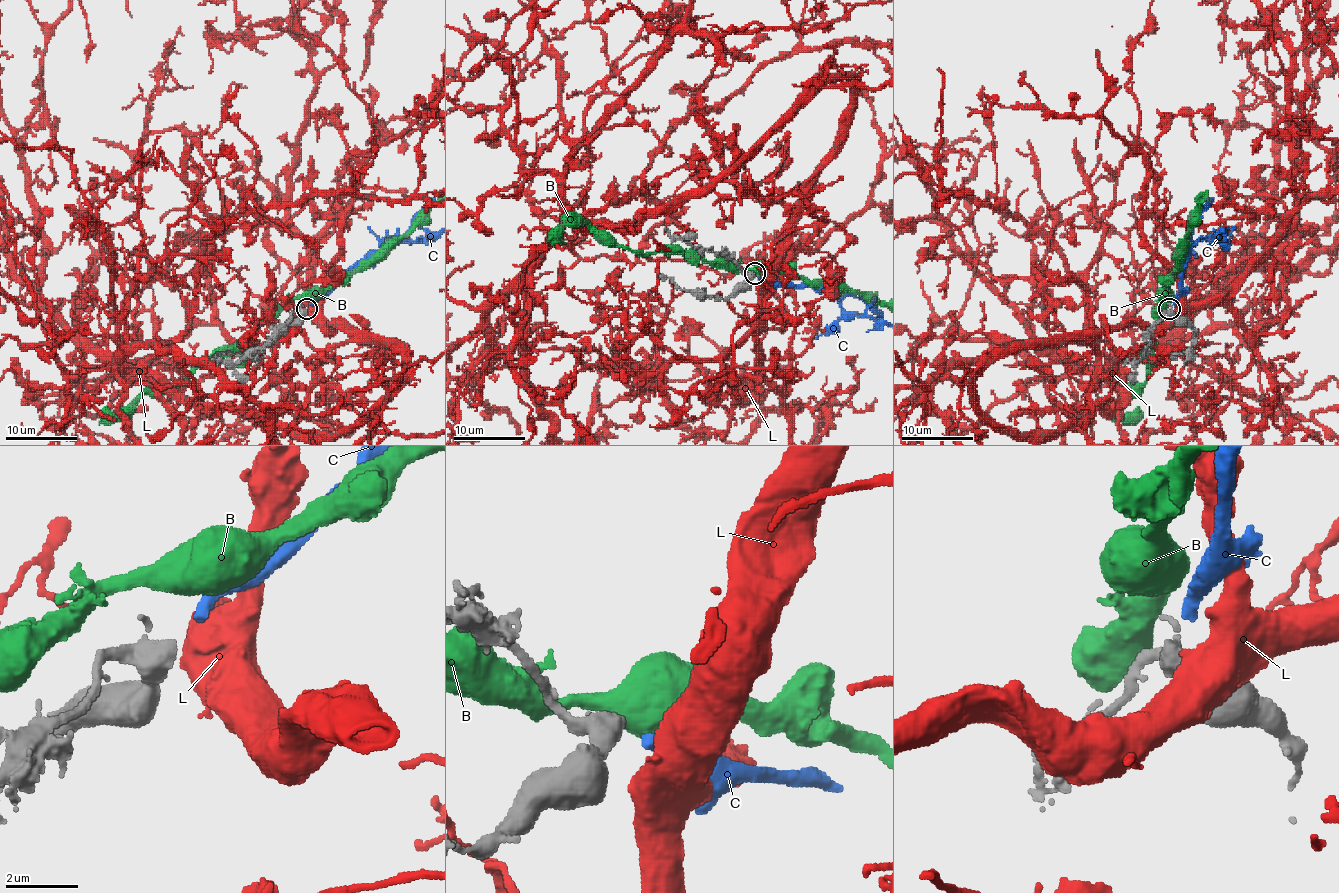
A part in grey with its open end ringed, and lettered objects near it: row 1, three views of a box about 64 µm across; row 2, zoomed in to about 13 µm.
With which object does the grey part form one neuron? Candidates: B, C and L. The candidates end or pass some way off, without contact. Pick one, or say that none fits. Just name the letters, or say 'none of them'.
C

